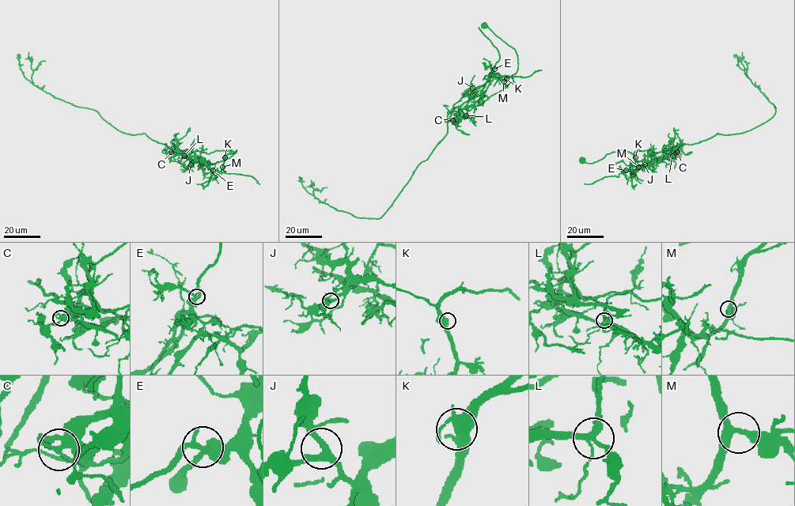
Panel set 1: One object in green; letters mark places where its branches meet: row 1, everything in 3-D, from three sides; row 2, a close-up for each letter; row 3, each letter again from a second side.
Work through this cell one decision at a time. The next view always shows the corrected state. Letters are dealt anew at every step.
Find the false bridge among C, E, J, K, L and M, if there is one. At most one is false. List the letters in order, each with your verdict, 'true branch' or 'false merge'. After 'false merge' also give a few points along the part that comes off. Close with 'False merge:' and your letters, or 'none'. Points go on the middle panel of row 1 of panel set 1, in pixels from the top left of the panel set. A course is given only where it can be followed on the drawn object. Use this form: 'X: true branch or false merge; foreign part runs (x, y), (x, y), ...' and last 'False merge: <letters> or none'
C: false merge; foreign part runs (452, 120), (459, 121), (462, 110), (480, 105), (509, 84), (518, 68), (516, 50), (481, 24)
E: true branch
J: true branch
K: true branch
L: true branch
M: true branch
False merge: C

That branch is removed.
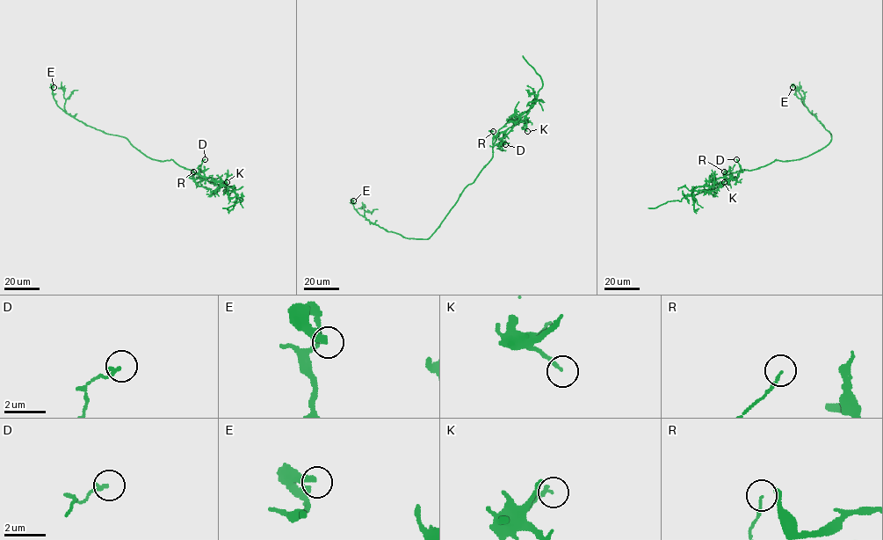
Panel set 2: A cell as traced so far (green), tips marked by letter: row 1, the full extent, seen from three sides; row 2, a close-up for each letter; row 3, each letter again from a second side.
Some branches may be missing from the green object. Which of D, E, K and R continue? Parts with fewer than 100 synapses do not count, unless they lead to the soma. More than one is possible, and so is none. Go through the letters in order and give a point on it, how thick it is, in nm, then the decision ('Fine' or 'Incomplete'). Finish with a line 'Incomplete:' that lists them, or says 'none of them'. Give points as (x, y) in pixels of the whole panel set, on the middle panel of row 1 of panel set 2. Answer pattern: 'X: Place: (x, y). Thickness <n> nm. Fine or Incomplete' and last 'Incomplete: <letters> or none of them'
D: Place: (505, 144). Thickness 160 nm. Fine
E: Place: (353, 200). Thickness 280 nm. Fine
K: Place: (527, 131). Thickness 180 nm. Fine
R: Place: (493, 131). Thickness 110 nm. Fine
Incomplete: none of them

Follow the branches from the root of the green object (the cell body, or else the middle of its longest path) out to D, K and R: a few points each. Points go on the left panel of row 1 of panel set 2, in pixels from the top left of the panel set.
D: (164, 161), (172, 159), (199, 176), (211, 178), (220, 182), (220, 186), (199, 178), (199, 167), (205, 159)
K: (164, 161), (172, 159), (199, 176), (232, 186), (232, 191), (224, 191), (227, 182)
R: (164, 161), (172, 159), (199, 176), (220, 181), (220, 186), (213, 191), (199, 186), (189, 178), (193, 171)

